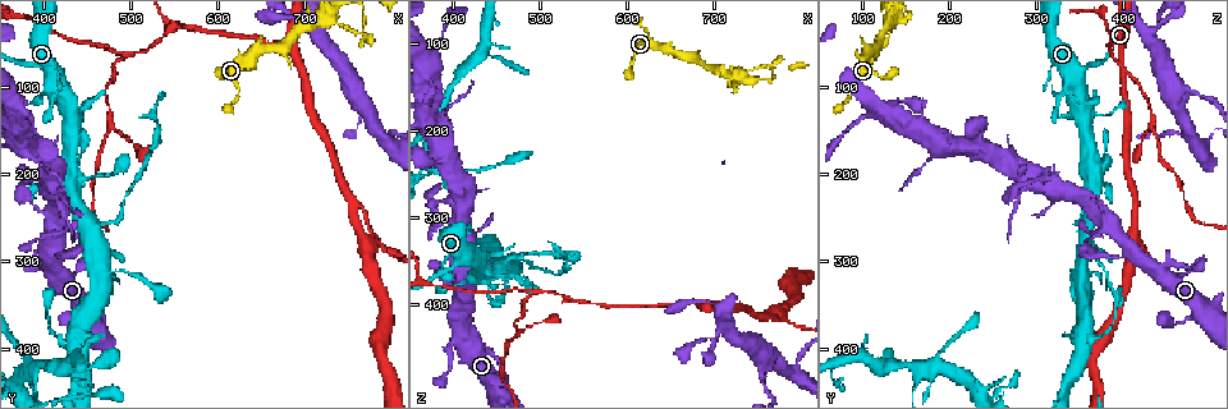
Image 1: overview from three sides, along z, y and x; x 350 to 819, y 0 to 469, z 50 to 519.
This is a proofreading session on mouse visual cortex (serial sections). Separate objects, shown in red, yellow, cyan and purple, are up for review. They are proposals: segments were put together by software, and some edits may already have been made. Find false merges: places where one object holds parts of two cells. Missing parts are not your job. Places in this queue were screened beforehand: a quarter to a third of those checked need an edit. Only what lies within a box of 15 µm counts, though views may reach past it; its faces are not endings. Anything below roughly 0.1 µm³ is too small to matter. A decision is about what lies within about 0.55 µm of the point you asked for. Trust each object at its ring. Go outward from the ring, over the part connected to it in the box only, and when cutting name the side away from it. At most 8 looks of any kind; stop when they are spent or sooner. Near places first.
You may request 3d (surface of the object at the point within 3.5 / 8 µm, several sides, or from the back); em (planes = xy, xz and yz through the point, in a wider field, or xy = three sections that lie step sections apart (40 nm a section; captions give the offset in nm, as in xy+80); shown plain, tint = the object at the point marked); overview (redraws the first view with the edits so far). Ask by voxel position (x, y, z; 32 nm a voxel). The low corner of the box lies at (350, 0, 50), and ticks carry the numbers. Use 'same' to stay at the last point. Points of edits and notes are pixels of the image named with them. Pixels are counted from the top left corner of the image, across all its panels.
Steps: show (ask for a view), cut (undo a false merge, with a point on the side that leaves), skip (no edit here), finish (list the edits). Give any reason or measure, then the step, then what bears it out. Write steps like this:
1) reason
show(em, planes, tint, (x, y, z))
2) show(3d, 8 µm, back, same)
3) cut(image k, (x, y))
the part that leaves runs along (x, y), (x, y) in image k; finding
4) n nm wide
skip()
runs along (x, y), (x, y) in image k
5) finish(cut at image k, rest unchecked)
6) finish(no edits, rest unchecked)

three arms meet
show(3d, 8 µm, (555, 30, 395))

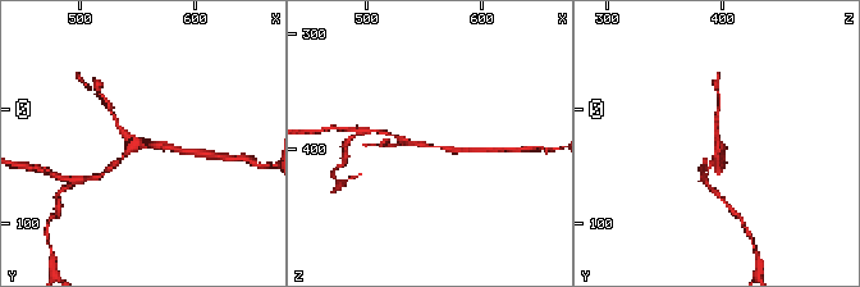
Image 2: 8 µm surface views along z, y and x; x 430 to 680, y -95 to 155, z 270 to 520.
show(3d, 3.5 µm, (552, 32, 396))

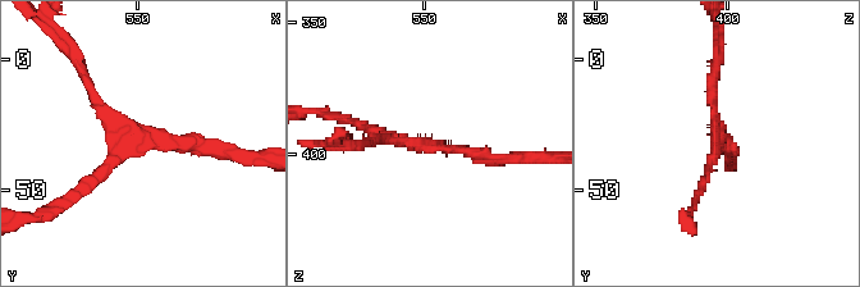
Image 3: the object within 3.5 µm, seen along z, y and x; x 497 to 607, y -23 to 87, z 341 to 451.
3 arms; arms of 100, 150, 150 nm; shape alone is not enough
show(em, xy, step 5, tint, (552, 31, 396))

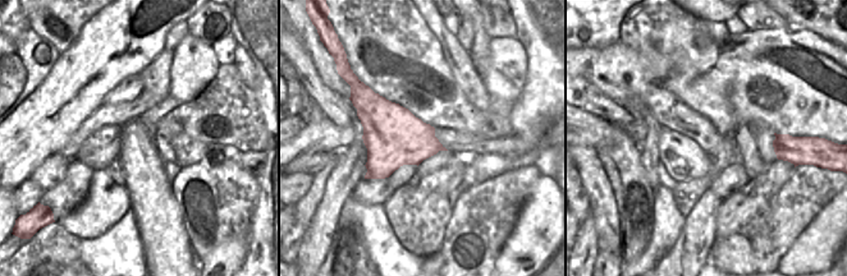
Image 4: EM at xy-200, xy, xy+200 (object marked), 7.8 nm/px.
skip()
all the same cell

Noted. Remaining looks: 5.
arms part here
show(3d, 3.5 µm, (495, 65, 390))

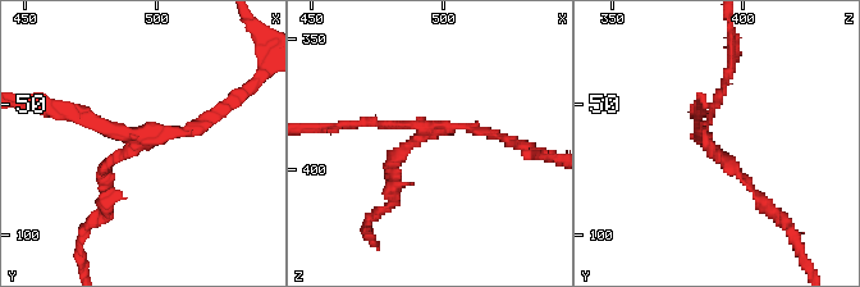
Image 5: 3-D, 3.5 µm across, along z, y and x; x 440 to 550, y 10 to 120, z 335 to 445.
need the tissue
show(em, xy, step 3, tint, (495, 64, 386))

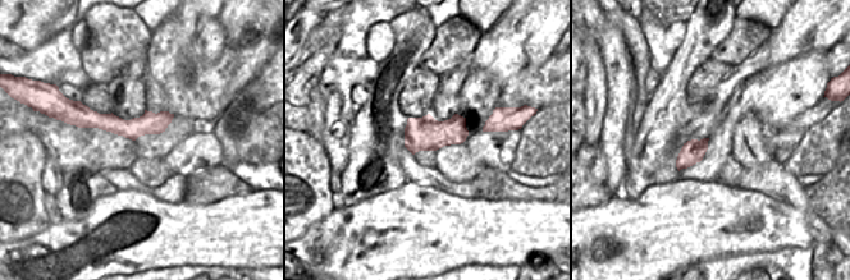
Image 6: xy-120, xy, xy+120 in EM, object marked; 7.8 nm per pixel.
arms of 100, 150, 150 nm
skip()
runs along (169, 116), (142, 125), (78, 120) in image 6; continuous, no second cell

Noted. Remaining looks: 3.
thick turns thin
show(3d, 3.5 µm, (460, 260, 350))

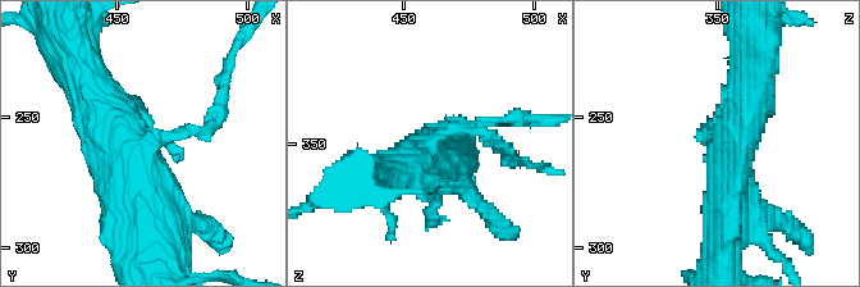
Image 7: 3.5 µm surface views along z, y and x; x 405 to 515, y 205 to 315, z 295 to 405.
3 arms; arms of 150, 500, 600 nm; now the EM
show(em, xy, step 5, tint, (462, 258, 350))

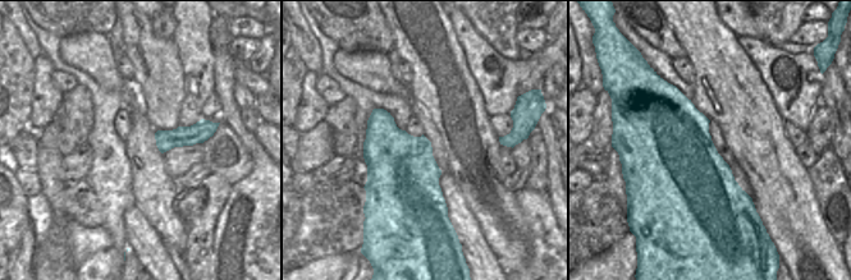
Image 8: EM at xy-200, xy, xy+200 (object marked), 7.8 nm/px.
skip()
runs along (88, 85), (132, 151), (155, 235) in image 7; all the same cell

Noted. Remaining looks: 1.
finish(no edits, rest unchecked)

